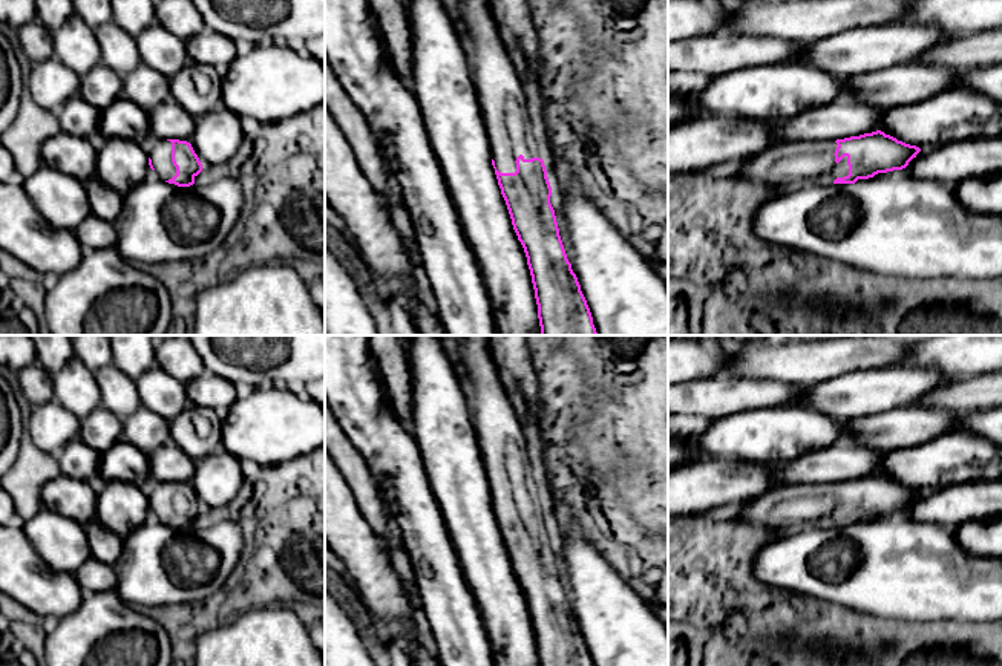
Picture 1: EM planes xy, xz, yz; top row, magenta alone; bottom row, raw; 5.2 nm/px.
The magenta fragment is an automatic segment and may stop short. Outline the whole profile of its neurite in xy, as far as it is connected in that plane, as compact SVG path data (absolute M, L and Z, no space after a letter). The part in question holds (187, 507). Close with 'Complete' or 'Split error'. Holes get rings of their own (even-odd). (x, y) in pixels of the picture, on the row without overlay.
M150 482L147 495L150 511L169 527L190 530L202 514L202 507L187 484Z. Split error

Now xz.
M460 335L458 346L470 381L467 400L476 441L492 493L492 508L506 544L513 573L521 585L532 619L539 666L593 666L571 606L567 602L555 553L552 530L541 501L526 502L518 476L532 475L527 432L518 418L499 371L490 355L487 335Z. Split error

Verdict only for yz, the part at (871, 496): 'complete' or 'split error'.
split error

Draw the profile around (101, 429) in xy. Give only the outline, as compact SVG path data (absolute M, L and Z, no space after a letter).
M101 404L81 420L78 438L100 453L113 447L121 436L123 420Z

